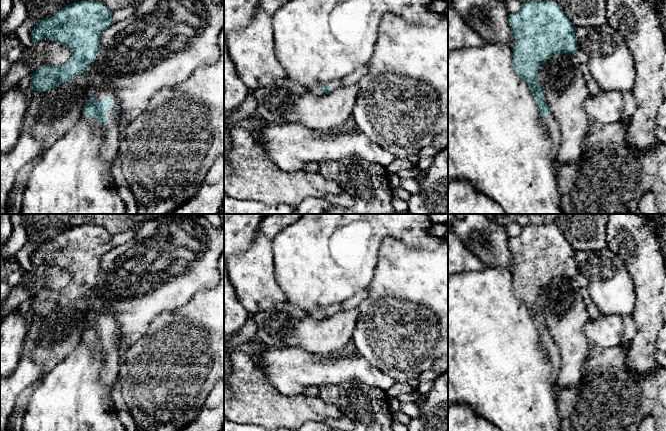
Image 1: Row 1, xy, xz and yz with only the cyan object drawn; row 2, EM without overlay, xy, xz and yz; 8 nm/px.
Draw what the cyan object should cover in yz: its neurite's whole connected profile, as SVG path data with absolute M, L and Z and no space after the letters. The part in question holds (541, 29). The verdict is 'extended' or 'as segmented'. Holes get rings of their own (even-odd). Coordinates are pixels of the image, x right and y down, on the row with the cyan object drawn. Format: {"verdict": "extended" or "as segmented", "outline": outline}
{"verdict": "extended", "outline": "M528 0L522 4L519 12L509 14L508 21L516 40L512 49L513 68L533 93L552 140L550 157L558 164L560 130L550 114L537 75L539 66L552 55L566 54L572 57L578 48L576 27L554 1Z"}

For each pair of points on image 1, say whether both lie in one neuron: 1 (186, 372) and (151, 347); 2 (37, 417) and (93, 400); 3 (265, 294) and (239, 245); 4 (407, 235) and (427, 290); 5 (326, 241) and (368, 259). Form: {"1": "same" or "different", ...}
{"1": "same", "2": "same", "3": "different", "4": "different", "5": "same"}

